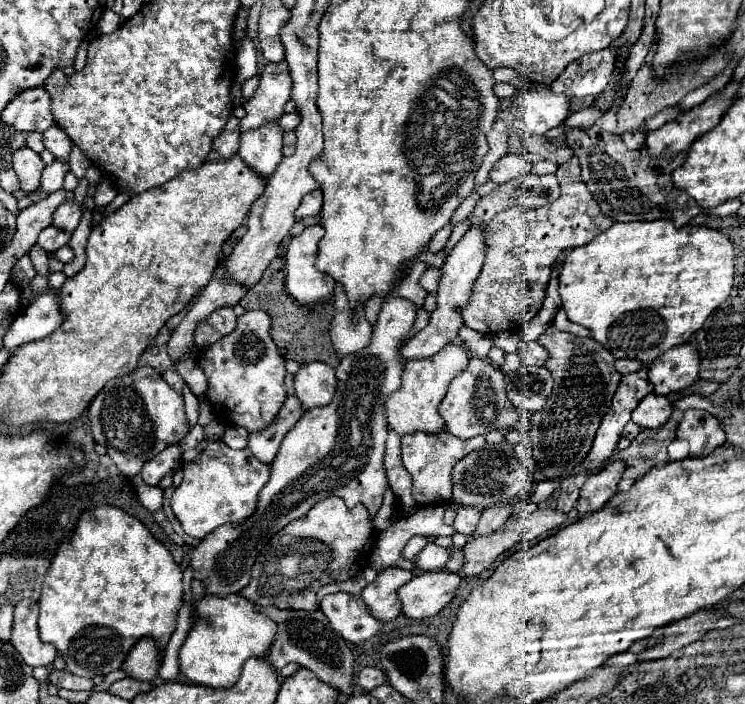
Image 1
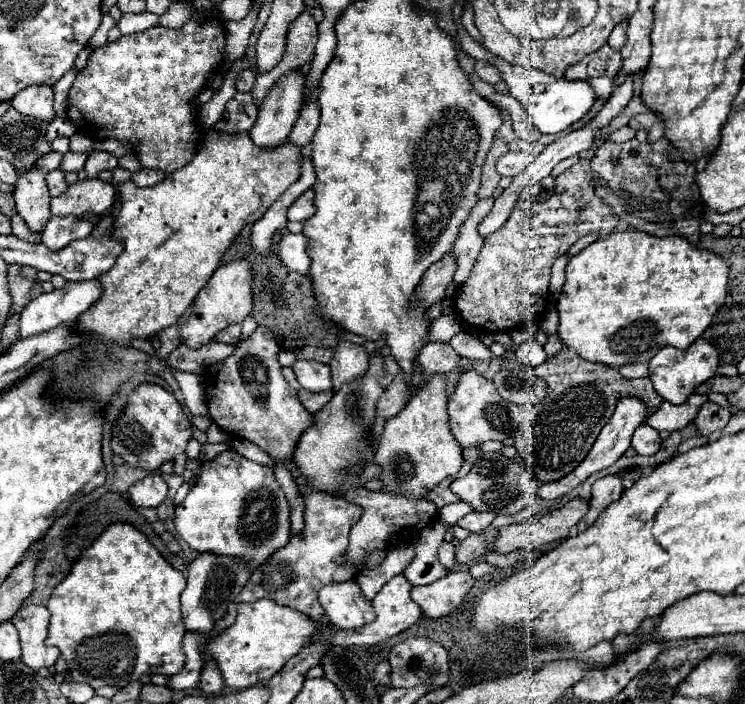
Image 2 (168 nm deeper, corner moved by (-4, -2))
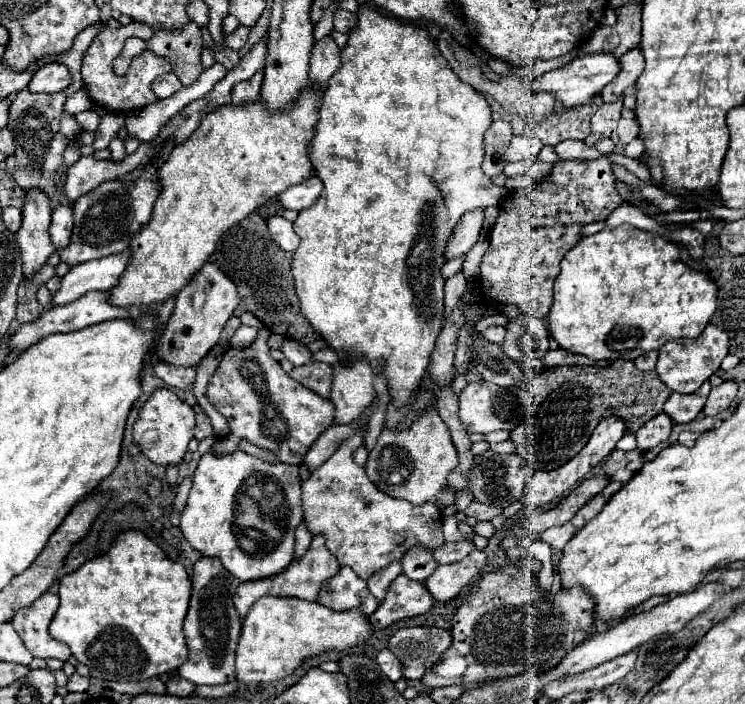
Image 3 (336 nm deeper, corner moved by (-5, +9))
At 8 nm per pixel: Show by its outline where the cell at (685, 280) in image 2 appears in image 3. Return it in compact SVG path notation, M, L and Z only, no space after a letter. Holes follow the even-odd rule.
M631 224L585 236L561 260L547 330L559 348L593 360L635 360L669 340L697 338L717 308L717 282L679 260L679 246Z

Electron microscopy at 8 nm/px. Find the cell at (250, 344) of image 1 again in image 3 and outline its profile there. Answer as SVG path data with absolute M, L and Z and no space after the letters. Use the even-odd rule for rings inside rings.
M261 328L257 340L249 348L229 348L221 358L217 372L209 380L205 396L229 424L227 438L215 440L211 452L215 456L225 456L235 452L241 440L247 440L273 452L279 462L299 464L319 434L333 424L335 406L331 400L325 400L313 390L293 382L283 372L279 362L269 356L267 336L269 330Z

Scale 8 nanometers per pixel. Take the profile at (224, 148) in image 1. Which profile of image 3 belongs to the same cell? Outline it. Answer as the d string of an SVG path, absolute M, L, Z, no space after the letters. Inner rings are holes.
M257 70L255 76L251 76L249 80L241 82L241 84L237 84L237 86L233 88L233 92L231 92L231 102L233 102L233 104L239 104L239 102L243 102L243 100L247 100L247 102L257 100L257 96L259 96L259 92L261 92L261 84L263 84L263 70Z

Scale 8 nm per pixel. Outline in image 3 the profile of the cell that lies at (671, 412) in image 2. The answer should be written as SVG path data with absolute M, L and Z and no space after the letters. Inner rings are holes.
M705 382L699 392L693 394L671 394L671 398L665 402L665 414L677 422L677 424L687 424L695 420L695 416L703 410L703 404L711 392L711 384Z

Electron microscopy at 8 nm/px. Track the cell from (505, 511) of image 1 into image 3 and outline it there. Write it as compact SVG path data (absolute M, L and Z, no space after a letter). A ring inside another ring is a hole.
M445 542L441 548L433 552L433 558L437 560L437 564L453 564L453 562L463 560L473 548L475 548L473 542L461 542L461 544Z

